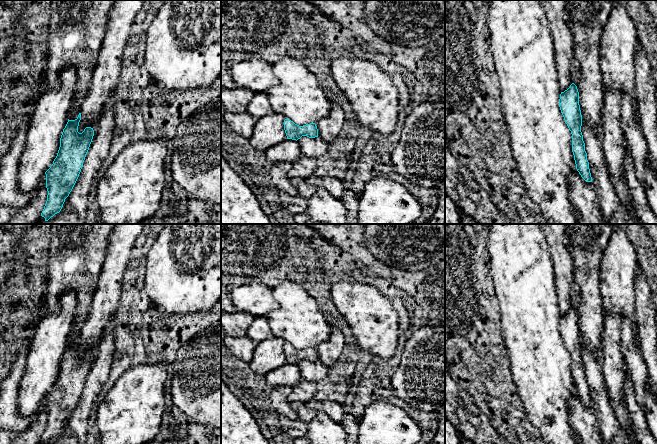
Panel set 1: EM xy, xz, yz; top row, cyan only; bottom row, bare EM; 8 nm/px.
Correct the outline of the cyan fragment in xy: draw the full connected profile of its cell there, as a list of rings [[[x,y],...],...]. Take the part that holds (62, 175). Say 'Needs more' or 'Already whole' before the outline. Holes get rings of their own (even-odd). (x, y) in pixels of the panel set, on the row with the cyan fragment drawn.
Already whole. [[[81,113],[75,120],[69,120],[63,129],[60,138],[60,147],[53,164],[45,172],[46,174],[46,188],[48,191],[47,201],[41,216],[48,221],[55,214],[59,213],[63,207],[65,199],[72,191],[85,160],[86,154],[89,150],[90,144],[94,136],[94,130],[91,127],[86,127],[82,133],[78,132],[79,122],[81,120]]]

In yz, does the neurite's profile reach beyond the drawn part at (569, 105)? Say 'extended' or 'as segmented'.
as segmented

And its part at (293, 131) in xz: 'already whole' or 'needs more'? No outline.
already whole

